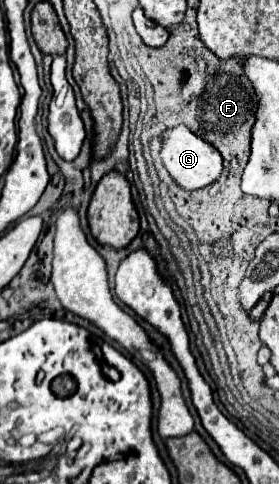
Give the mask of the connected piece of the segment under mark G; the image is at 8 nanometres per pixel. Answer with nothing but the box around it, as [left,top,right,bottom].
[160,126,222,190]

